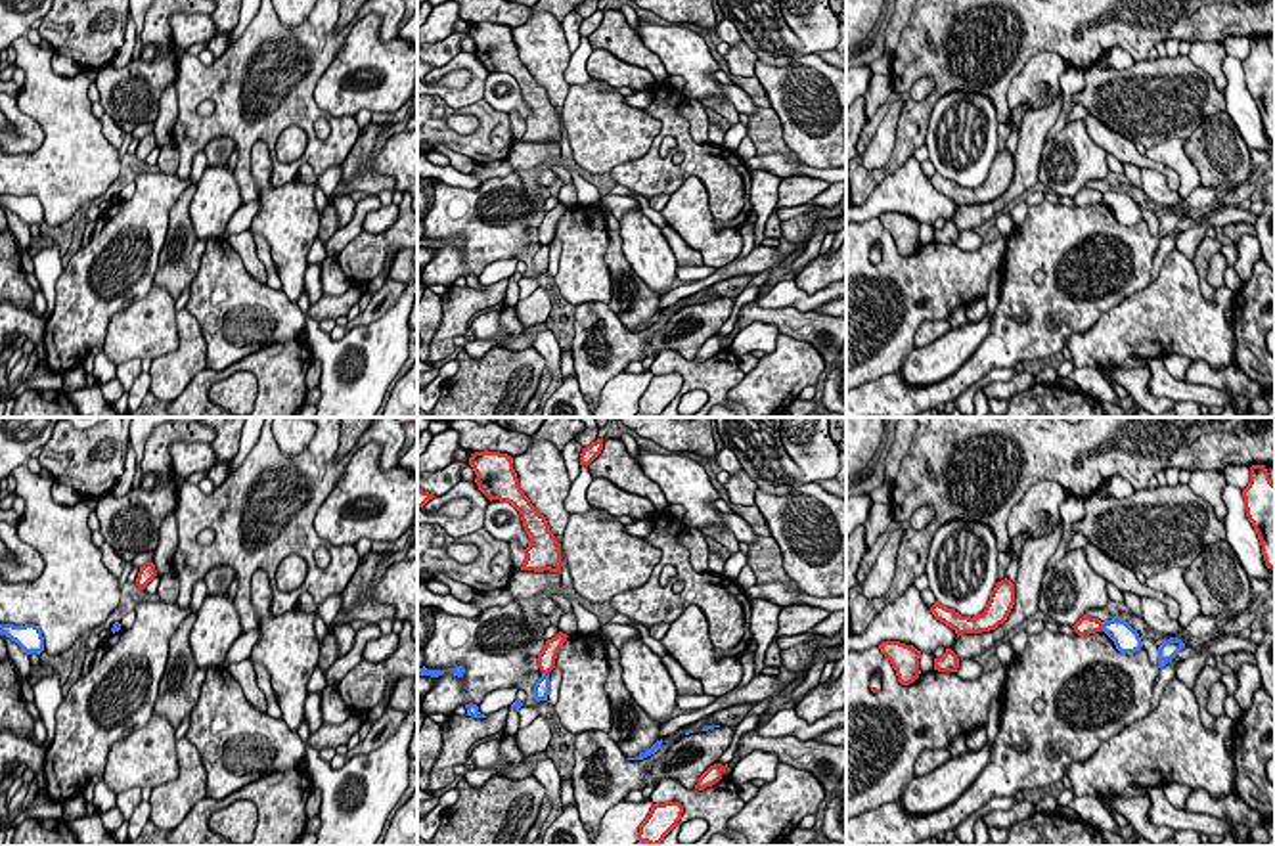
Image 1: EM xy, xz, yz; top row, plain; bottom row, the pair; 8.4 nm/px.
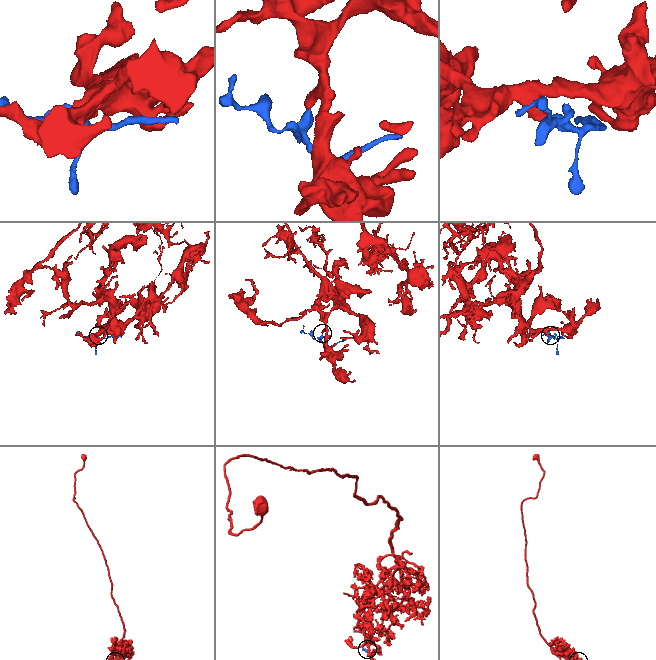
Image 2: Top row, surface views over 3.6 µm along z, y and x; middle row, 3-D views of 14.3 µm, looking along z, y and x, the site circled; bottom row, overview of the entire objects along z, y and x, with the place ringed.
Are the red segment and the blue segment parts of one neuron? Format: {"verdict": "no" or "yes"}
{"verdict": "no"}

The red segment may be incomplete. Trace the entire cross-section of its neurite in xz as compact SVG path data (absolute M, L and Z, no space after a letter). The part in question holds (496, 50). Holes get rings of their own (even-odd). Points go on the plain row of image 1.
M484 21L471 25L469 36L477 46L475 54L479 61L490 73L507 73L521 86L523 98L530 109L530 115L525 121L526 130L521 142L549 142L561 145L561 115L549 101L546 88L536 82L536 78L521 61L517 44L513 40L513 29Z

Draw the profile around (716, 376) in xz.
M729 348L720 350L716 356L703 362L685 360L676 350L662 350L653 360L649 371L653 375L680 373L683 377L682 390L657 417L706 417L706 413L718 404L735 410L737 417L749 417L745 406L727 400L727 392L745 377L739 367L739 356L735 356ZM691 390L705 390L708 394L708 402L697 413L683 415L678 412L678 406L682 396Z

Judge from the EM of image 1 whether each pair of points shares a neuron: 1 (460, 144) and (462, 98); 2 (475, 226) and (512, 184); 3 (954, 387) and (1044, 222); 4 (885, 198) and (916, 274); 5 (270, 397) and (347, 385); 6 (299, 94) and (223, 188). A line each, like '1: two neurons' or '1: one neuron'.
1: two neurons
2: one neuron
3: one neuron
4: two neurons
5: two neurons
6: two neurons

